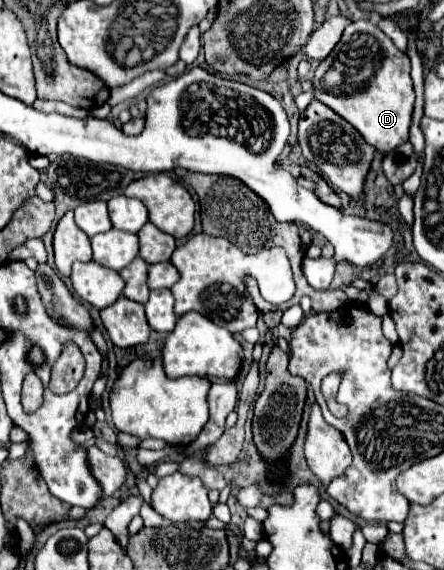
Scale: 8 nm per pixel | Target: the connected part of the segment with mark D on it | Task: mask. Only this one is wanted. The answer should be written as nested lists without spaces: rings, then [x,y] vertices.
[[[368,20],[352,22],[336,48],[320,62],[314,72],[314,96],[348,120],[364,140],[380,152],[390,152],[408,140],[416,98],[410,78],[410,60]]]

